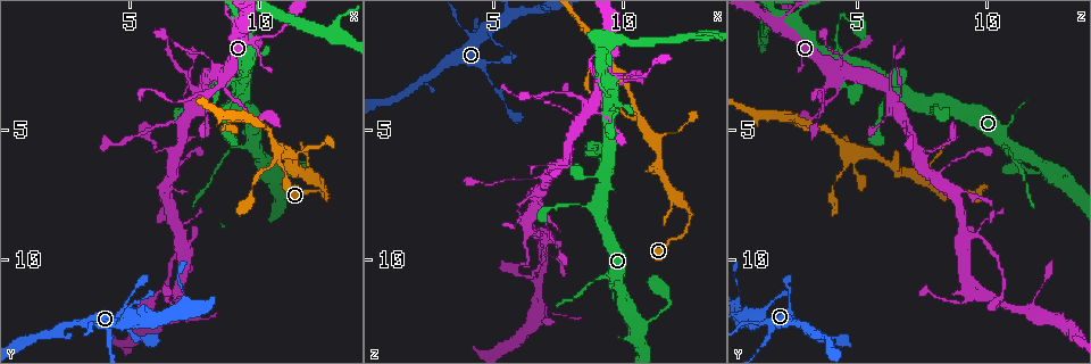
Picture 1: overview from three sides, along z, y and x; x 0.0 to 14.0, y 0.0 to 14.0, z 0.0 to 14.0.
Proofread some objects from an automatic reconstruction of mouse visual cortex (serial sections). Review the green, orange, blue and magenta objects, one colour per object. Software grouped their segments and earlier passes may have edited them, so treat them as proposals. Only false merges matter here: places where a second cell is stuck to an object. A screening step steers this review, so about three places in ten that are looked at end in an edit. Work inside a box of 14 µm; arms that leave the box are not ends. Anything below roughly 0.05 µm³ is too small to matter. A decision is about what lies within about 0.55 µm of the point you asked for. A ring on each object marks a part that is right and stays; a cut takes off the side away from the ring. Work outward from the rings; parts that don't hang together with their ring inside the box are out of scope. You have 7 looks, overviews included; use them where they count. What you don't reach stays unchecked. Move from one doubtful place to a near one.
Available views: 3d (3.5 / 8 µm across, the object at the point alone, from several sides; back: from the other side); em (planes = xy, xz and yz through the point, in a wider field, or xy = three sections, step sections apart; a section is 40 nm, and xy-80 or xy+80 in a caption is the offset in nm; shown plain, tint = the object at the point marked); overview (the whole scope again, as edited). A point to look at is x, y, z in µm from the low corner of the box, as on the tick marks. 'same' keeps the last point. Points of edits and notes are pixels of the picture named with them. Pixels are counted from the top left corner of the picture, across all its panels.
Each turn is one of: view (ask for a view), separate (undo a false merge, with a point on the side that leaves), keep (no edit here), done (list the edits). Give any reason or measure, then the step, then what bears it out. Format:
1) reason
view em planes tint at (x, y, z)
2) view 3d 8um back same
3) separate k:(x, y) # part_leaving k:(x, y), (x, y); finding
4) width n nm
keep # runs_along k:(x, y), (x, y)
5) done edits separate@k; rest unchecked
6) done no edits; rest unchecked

small branch off a trunk
view 3d 3.5um at (9.5, 5.6, 10.7)

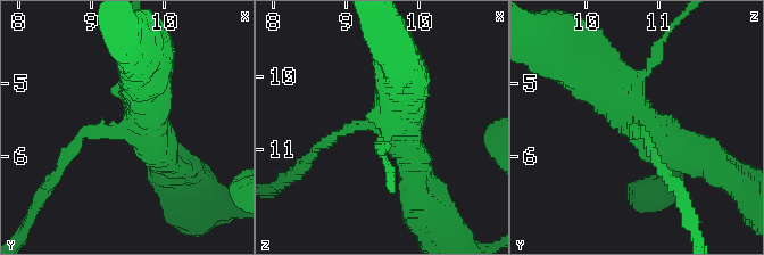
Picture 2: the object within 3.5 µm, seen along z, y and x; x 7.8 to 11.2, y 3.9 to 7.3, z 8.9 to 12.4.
arms 3; arm_widths 150, 450, 700 nm
view em xy step 2 plain at (9.45, 5.60, 10.70)

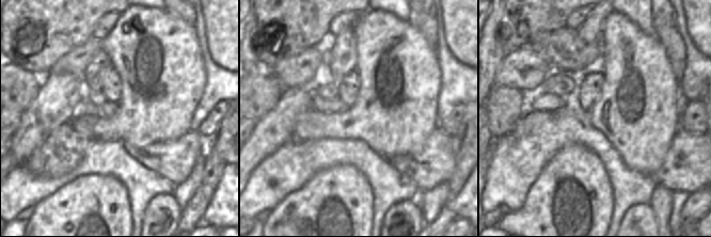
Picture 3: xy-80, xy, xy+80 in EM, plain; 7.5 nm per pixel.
view em xy step 2 tint same

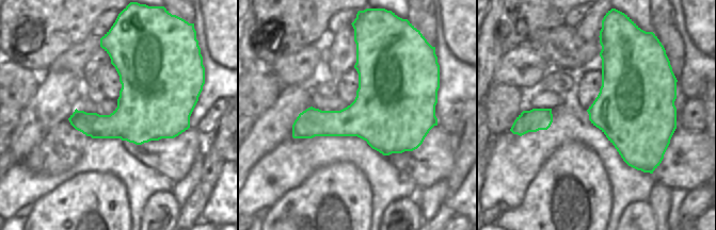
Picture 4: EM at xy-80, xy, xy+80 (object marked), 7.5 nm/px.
keep # continuous, no second cell

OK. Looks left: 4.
narrows sharply
view 3d 8um at (6.2, 4.7, 6.8)

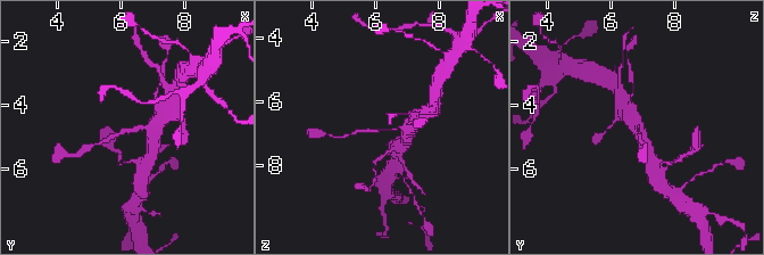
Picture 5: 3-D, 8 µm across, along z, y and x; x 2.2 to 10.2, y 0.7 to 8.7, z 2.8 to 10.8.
view 3d 3.5um at (6.2, 4.7, 6.9)

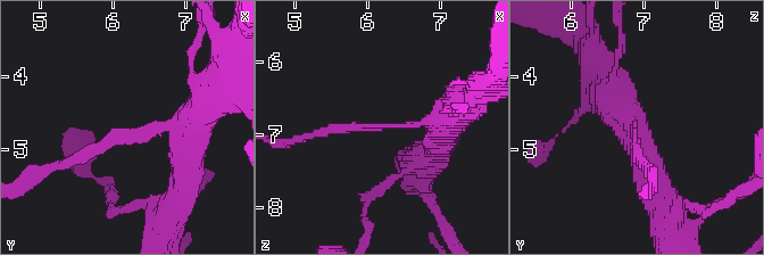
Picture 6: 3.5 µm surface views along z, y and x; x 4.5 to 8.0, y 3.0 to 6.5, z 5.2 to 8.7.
arm_widths 150, 250 nm
keep # runs_along 6:(194, 122), (132, 129), (58, 167); continuous, no second cell

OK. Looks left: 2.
view 3d 3.5um at (8.0, 3.5, 3.7)

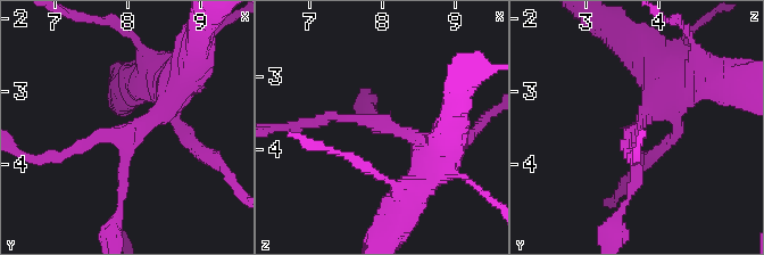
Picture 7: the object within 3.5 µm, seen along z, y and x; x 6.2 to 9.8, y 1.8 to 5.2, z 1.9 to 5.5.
arms 3; arm_widths 150, 200, 400 nm; shape alone is not enough
view em xy step 5 tint at (8.05, 3.60, 3.70)

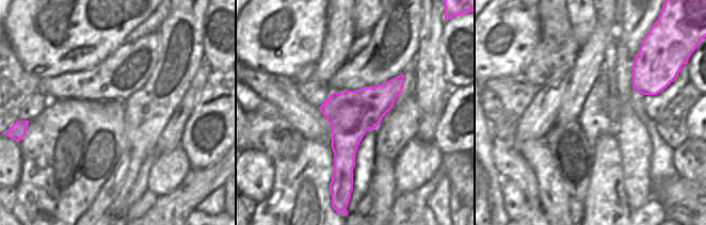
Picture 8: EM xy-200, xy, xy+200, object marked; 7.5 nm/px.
width 360 nm
keep # runs_along 7:(182, 76), (158, 115), (60, 157); continuous, no second cell

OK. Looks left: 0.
done no edits; rest unchecked

